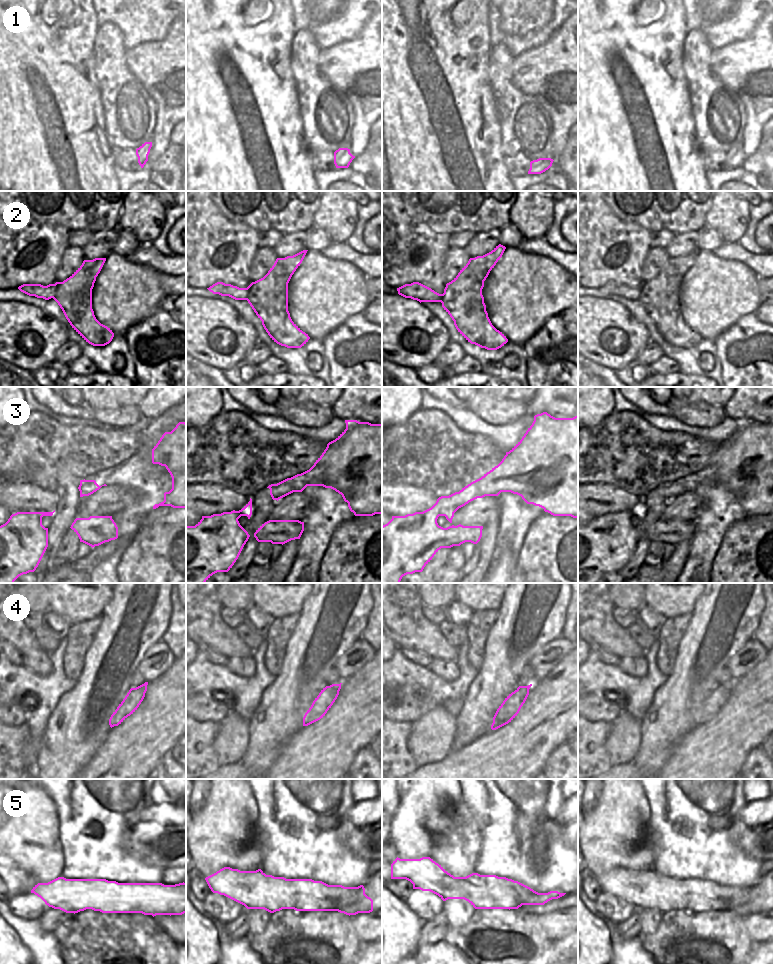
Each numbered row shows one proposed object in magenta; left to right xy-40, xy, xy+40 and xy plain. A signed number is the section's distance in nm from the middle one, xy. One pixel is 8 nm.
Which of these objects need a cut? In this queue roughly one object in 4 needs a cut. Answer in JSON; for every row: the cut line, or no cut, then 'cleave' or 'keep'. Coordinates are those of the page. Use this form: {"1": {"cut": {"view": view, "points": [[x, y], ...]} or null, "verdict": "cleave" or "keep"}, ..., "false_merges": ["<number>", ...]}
{"1": {"cut": null, "verdict": "keep"}, "2": {"cut": null, "verdict": "keep"}, "3": {"cut": null, "verdict": "keep"}, "4": {"cut": null, "verdict": "keep"}, "5": {"cut": null, "verdict": "keep"}, "false_merges": []}

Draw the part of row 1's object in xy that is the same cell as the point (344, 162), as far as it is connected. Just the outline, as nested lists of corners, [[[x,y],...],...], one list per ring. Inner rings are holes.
[[[339,148],[334,152],[334,164],[336,168],[348,168],[355,158],[348,148]]]

